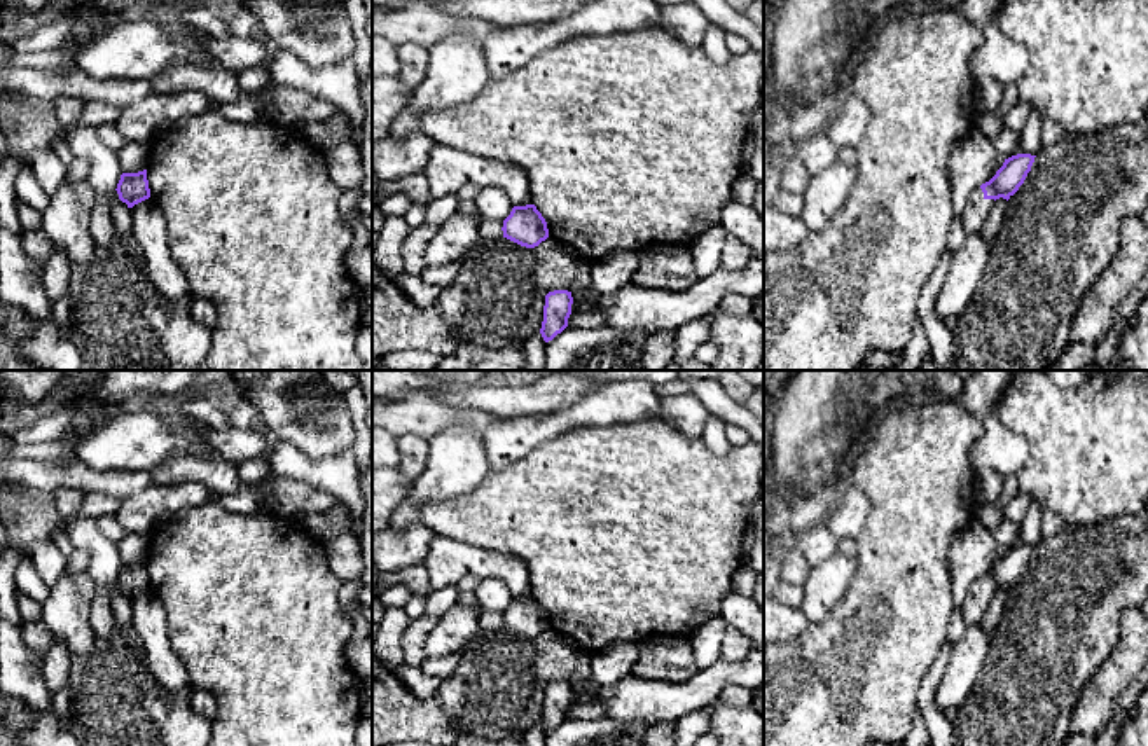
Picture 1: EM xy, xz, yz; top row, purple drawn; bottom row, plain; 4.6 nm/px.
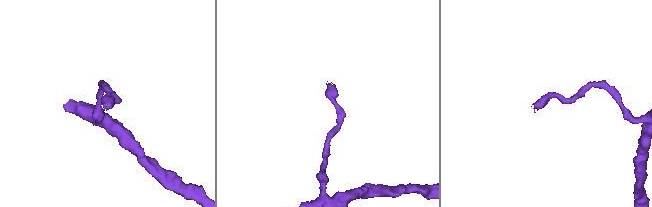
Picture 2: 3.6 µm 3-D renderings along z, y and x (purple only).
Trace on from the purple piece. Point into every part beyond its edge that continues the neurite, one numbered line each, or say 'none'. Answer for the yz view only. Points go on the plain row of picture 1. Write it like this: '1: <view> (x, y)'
1: yz (975, 601)

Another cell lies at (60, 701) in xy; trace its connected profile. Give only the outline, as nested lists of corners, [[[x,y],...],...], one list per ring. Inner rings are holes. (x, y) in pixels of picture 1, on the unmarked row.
[[[68,688],[58,690],[56,694],[52,694],[51,697],[51,704],[54,713],[70,725],[70,692]]]

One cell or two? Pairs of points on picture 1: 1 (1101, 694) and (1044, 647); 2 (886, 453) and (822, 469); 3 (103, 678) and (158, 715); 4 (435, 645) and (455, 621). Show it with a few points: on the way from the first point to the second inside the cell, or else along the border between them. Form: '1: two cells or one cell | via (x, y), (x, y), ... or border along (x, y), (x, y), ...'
1: two cells | border along (1112, 649), (1082, 689), (1071, 720)
2: two cells | border along (871, 425), (850, 465), (846, 481)
3: one cell | via (117, 692), (144, 715)
4: one cell | via (441, 640), (453, 626)

